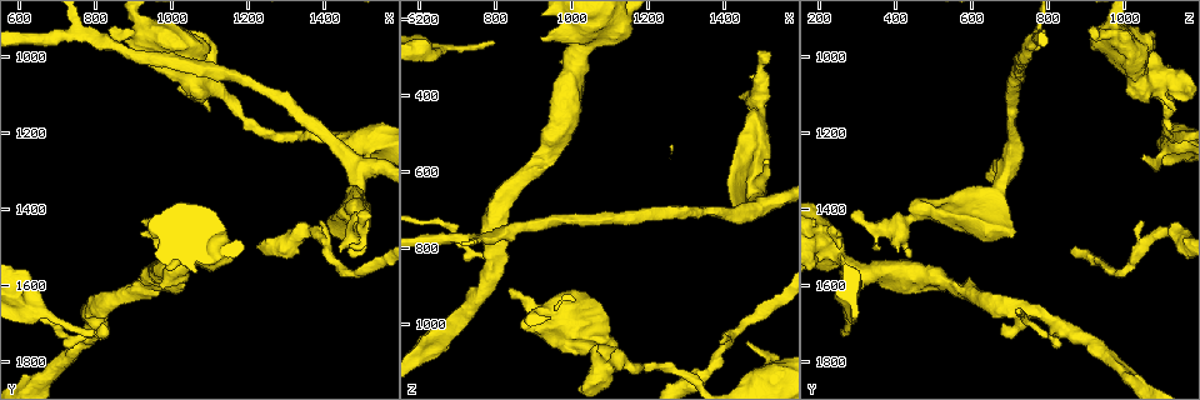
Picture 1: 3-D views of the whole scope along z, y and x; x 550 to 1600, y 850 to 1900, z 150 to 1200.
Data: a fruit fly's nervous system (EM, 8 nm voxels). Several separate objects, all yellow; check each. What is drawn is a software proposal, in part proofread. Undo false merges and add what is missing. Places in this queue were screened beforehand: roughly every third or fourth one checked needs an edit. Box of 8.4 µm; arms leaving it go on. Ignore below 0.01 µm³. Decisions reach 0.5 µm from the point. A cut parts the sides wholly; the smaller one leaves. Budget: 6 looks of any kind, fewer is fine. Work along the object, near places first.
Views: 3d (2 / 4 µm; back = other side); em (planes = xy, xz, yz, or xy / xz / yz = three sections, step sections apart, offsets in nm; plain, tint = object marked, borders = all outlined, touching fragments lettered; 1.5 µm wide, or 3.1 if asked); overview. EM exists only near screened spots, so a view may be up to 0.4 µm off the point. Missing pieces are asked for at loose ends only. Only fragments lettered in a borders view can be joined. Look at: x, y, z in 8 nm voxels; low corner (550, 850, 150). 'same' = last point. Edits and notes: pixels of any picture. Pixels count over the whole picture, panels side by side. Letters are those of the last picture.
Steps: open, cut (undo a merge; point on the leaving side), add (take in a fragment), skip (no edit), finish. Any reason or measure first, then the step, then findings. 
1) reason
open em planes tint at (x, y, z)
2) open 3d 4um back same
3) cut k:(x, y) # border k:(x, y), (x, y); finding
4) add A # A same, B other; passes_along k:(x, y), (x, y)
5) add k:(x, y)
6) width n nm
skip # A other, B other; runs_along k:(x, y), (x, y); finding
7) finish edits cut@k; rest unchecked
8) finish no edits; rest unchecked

an open end
open 3d 4um back at (835, 1730, 685)

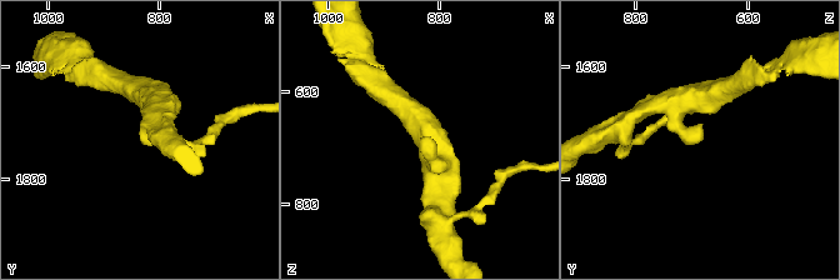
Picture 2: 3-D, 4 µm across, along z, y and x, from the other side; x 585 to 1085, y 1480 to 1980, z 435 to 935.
shape alone is not enough
open em xy step 8 tint at (825, 1725, 675)

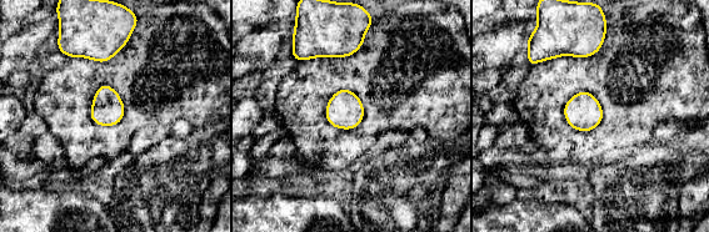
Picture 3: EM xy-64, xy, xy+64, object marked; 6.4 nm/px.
another direction
open em planes borders same

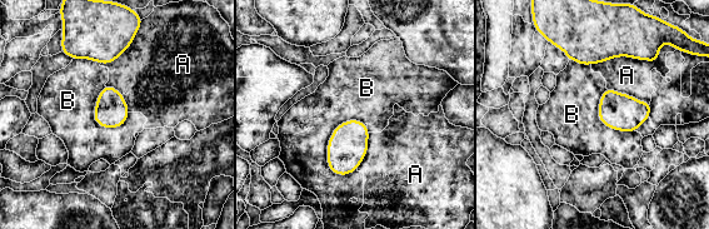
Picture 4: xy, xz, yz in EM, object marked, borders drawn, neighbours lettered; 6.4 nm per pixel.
width 200 nm
skip # A other, B other; no lettered fragment goes on from it

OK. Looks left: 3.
tapers out
open 3d 2um at (790, 1720, 265)

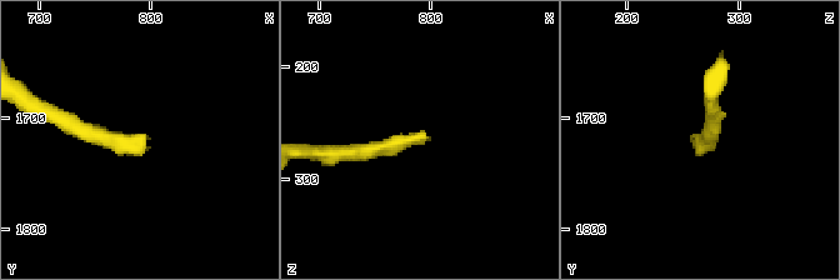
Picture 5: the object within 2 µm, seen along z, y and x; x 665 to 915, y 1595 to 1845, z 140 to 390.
open em xy step 8 borders at (794, 1718, 260)

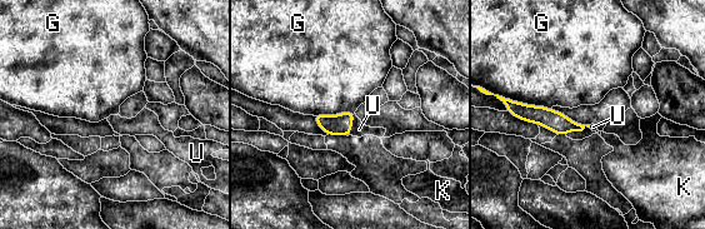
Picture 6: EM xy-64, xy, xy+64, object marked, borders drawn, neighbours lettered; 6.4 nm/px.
width 70 nm
add U # G other, K other, U same; it goes on there

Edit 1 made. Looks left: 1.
free end
open em xz step 4 borders at (840, 935, 915)

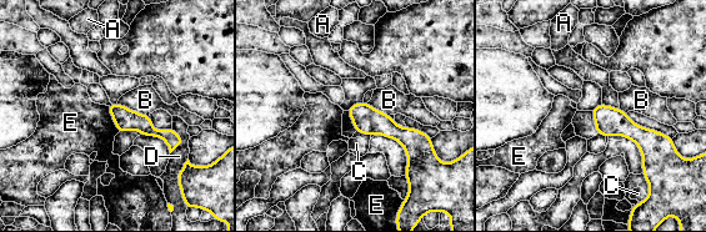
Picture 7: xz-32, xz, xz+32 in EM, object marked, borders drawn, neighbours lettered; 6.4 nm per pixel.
longest_contact B 220 nm
skip # A other, B other, C other, D other, E other; border 7:(106, 106), (119, 131); no lettered fragment goes on from it

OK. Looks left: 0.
finish edits add@6; rest unchecked

